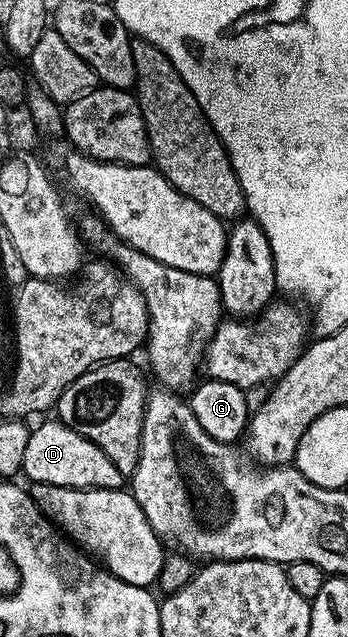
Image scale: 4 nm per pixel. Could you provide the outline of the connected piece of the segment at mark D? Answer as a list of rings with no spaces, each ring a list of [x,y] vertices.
[[[53,421],[42,423],[31,430],[28,437],[28,450],[24,452],[24,465],[21,474],[30,478],[31,484],[47,483],[61,487],[99,487],[100,489],[119,490],[124,477],[116,465],[96,444],[88,441],[80,433],[72,430],[67,423]]]

